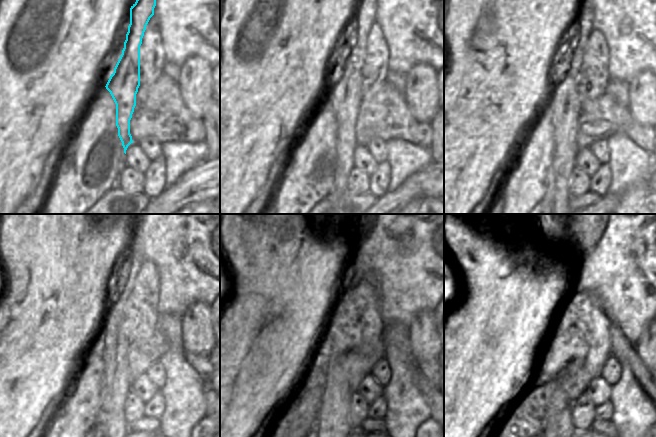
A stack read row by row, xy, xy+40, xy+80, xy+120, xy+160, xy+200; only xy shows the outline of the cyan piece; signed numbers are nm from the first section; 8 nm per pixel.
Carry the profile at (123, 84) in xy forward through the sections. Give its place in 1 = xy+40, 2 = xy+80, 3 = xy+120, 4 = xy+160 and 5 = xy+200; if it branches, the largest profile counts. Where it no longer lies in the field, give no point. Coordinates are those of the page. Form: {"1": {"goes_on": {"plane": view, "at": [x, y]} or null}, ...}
{"1": {"goes_on": {"plane": "xy+40", "at": [345, 93]}}, "2": {"goes_on": {"plane": "xy+80", "at": [564, 102]}}, "3": {"goes_on": {"plane": "xy+120", "at": [116, 381]}}, "4": {"goes_on": {"plane": "xy+160", "at": [328, 372]}}, "5": {"goes_on": {"plane": "xy+200", "at": [559, 412]}}}

